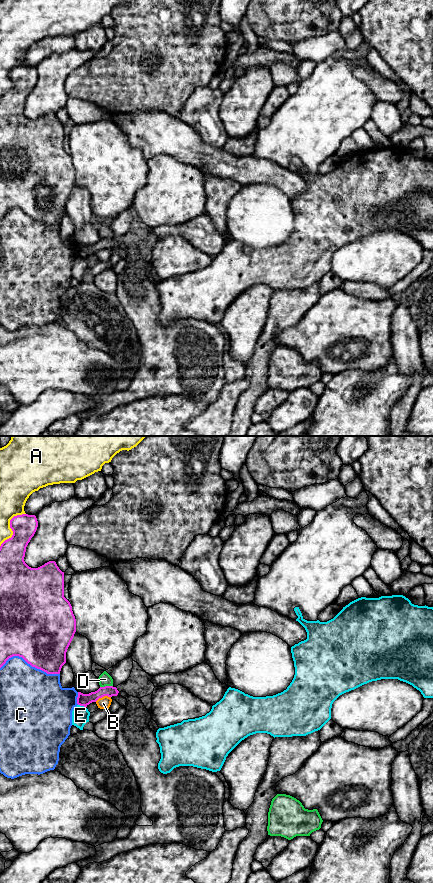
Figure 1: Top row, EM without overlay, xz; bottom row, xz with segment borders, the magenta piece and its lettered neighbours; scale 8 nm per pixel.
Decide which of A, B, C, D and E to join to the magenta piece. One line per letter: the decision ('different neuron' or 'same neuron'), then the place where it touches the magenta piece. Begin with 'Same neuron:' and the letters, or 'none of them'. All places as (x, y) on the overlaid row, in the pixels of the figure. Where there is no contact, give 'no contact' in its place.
Same neuron: none of them
A: different neuron; meets magenta in xz at (10, 527)
B: different neuron; meets magenta in xz at (102, 696)
C: different neuron; meets magenta in xz at (30, 664)
D: different neuron; meets magenta in xz at (106, 686)
E: different neuron; meets magenta in xz at (82, 705)

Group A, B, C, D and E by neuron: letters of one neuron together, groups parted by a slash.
A / B / C / D / E

